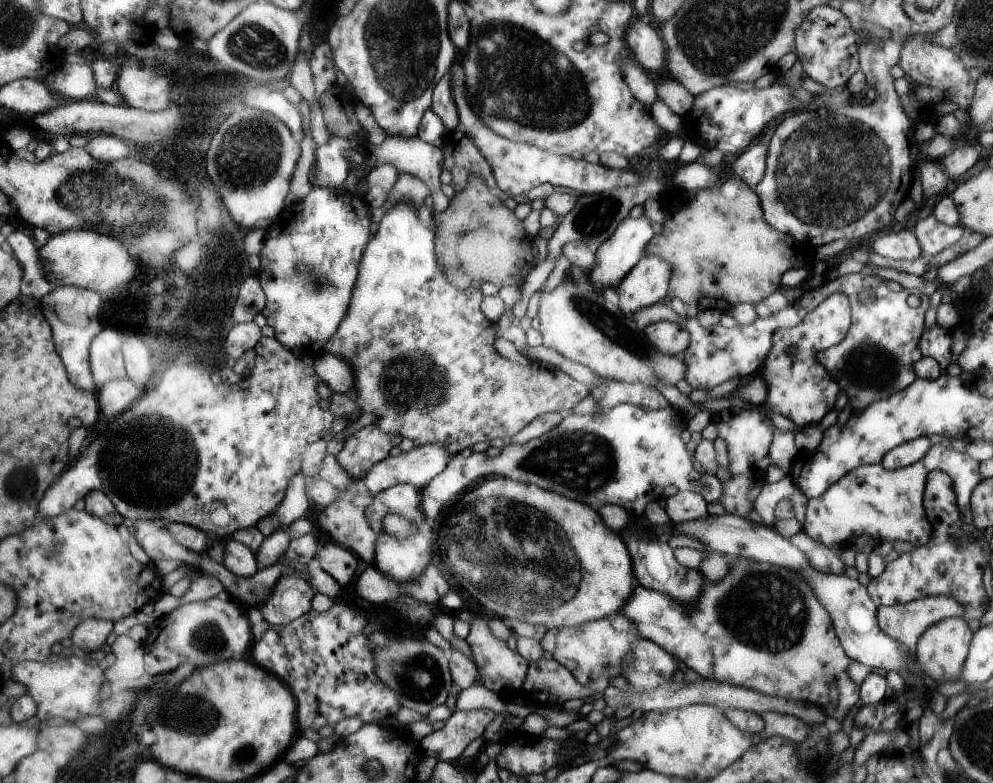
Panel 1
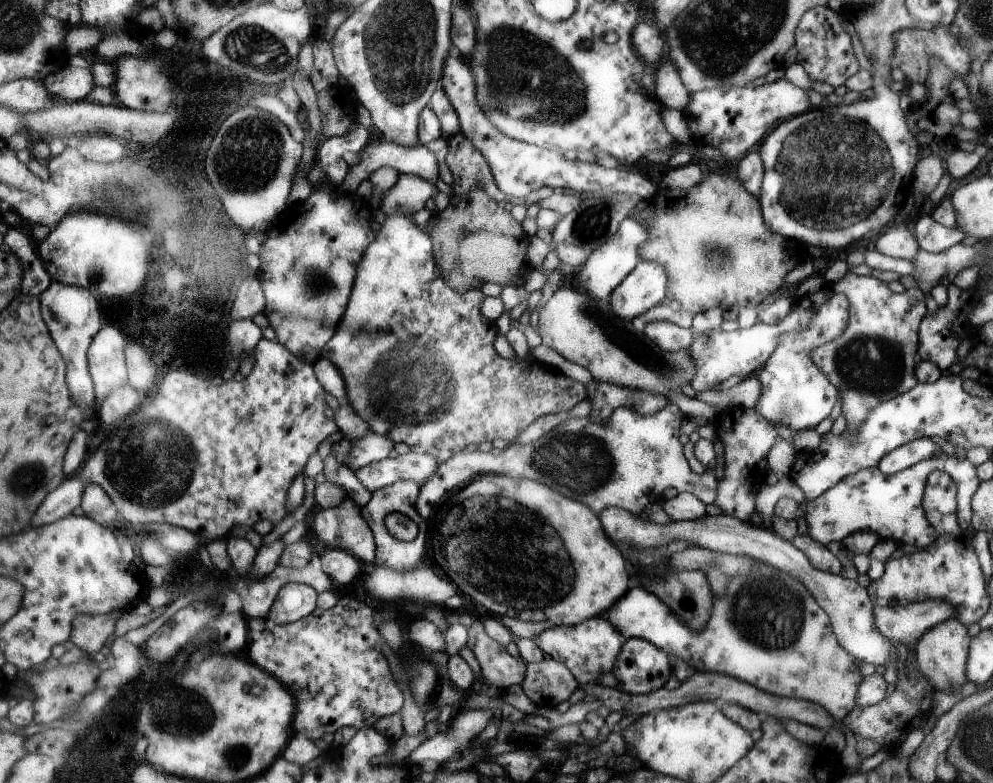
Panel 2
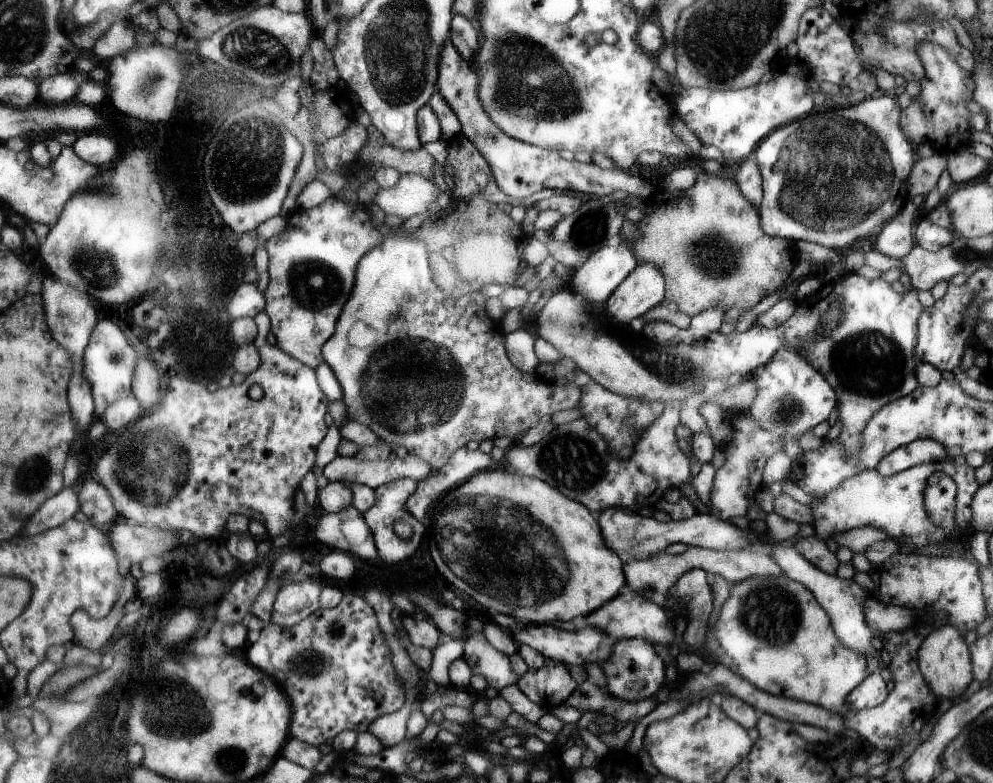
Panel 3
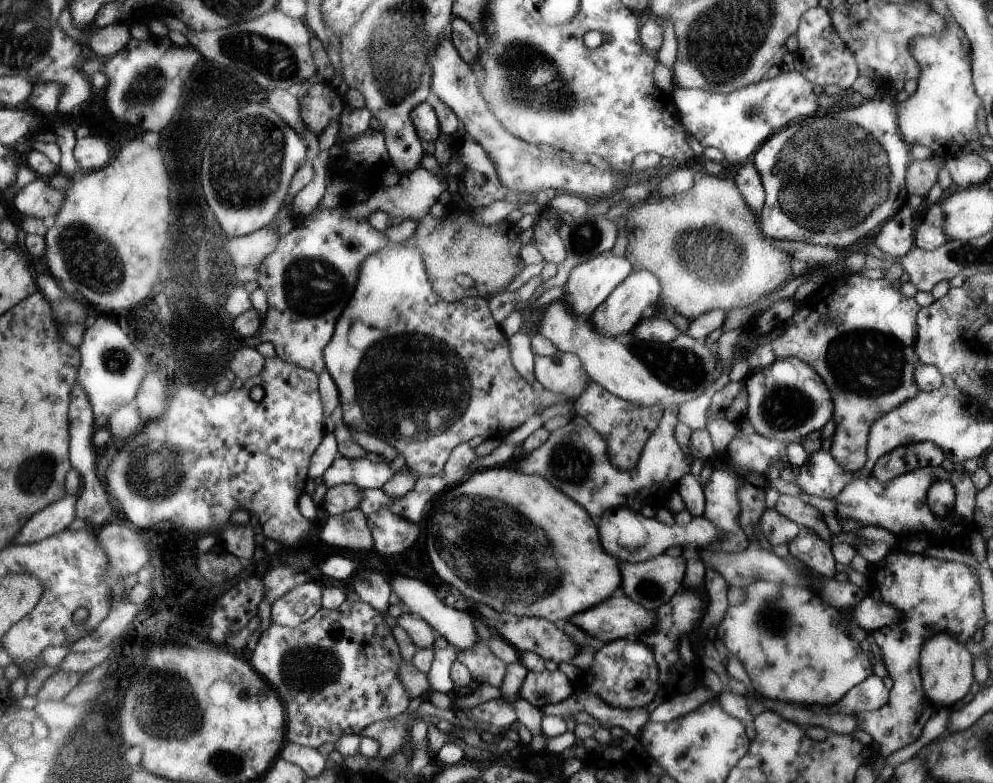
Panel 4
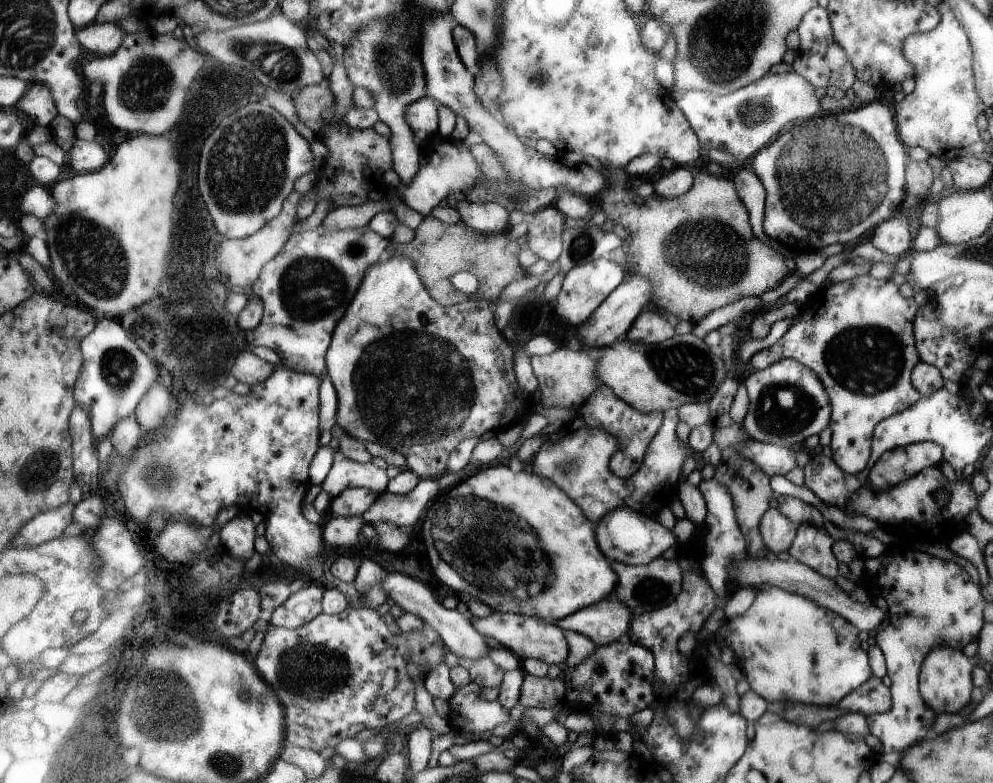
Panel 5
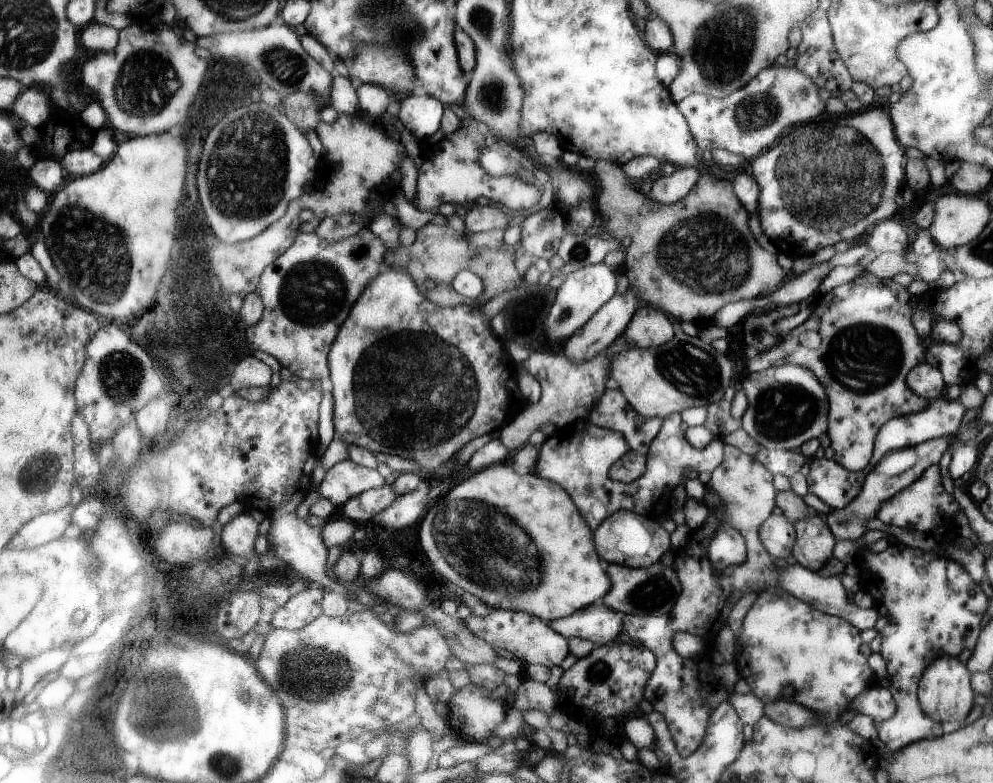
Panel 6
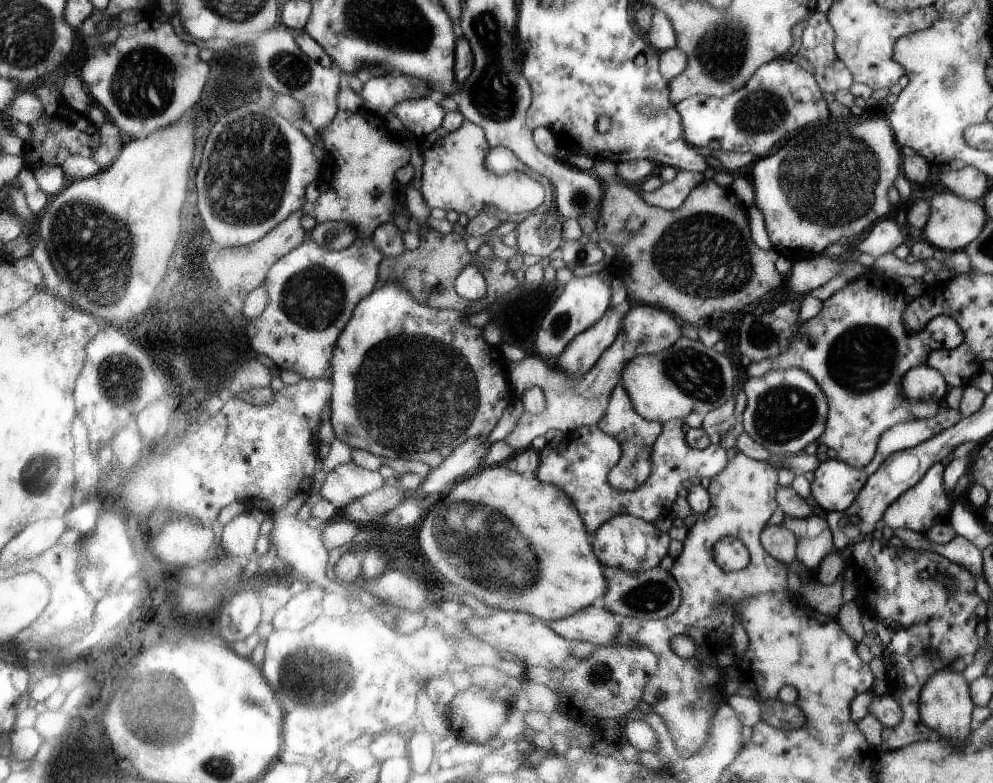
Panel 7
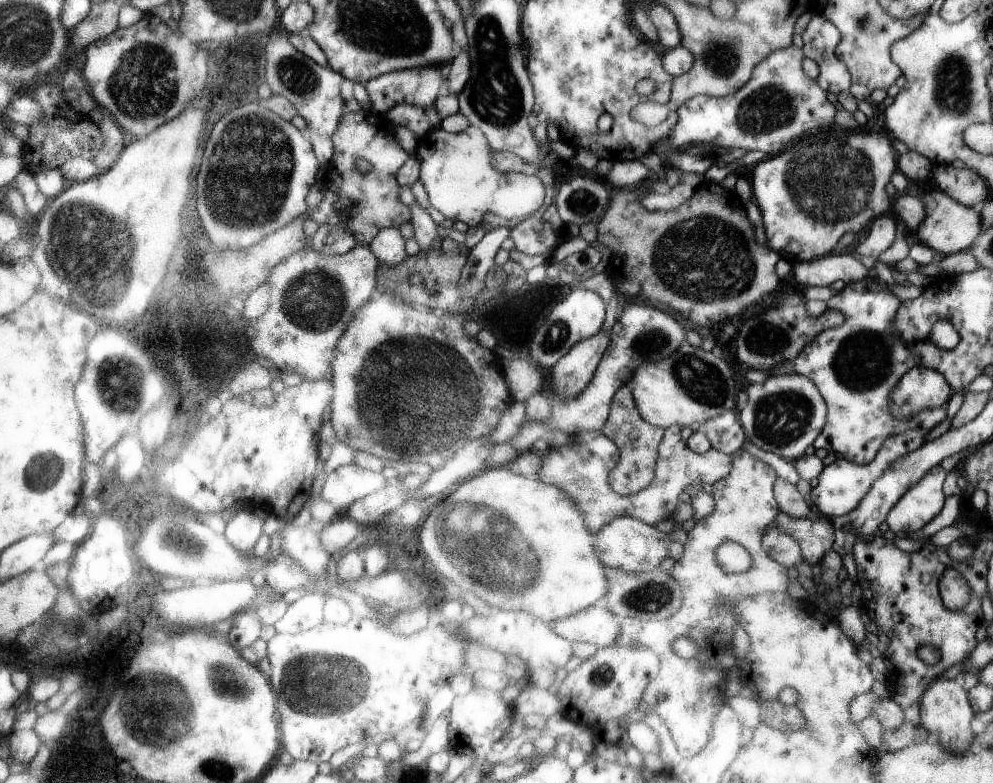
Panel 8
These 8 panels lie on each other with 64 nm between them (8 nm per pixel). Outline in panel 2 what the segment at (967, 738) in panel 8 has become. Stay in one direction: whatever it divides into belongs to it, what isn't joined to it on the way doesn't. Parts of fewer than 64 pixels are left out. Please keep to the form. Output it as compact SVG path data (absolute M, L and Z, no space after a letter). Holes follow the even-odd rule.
M949 618L945 622L929 628L917 642L917 666L919 674L923 674L931 686L939 692L949 692L967 682L967 660L969 660L969 628L961 624L957 618Z

